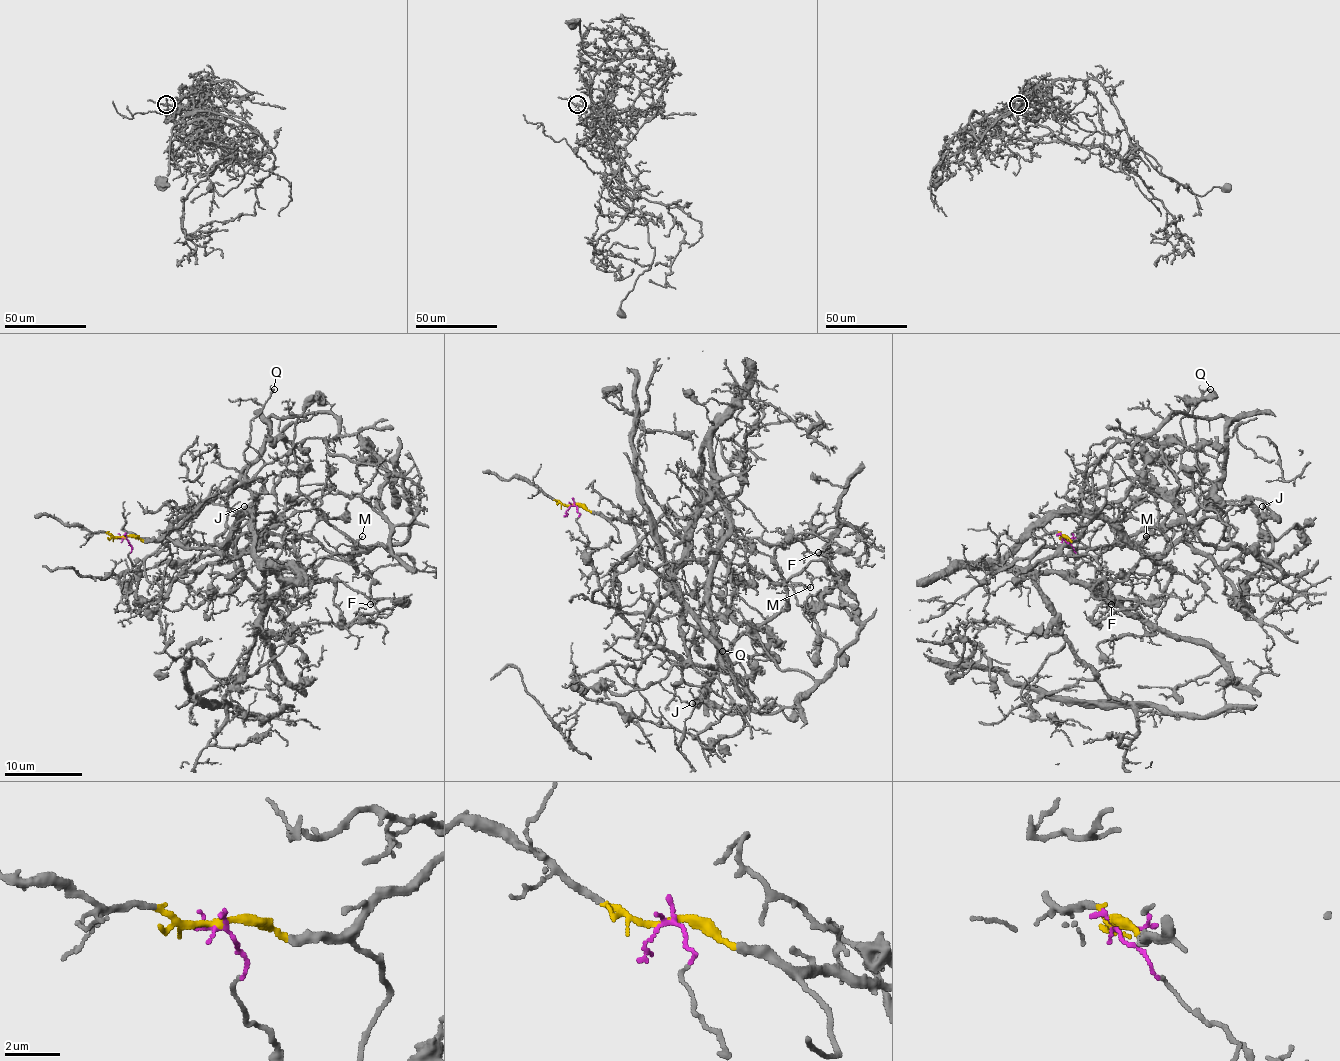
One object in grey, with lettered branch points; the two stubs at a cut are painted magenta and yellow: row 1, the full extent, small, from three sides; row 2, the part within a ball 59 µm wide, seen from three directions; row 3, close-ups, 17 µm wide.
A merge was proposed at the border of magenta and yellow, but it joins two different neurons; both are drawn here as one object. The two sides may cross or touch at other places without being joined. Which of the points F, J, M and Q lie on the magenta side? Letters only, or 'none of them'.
F, M

